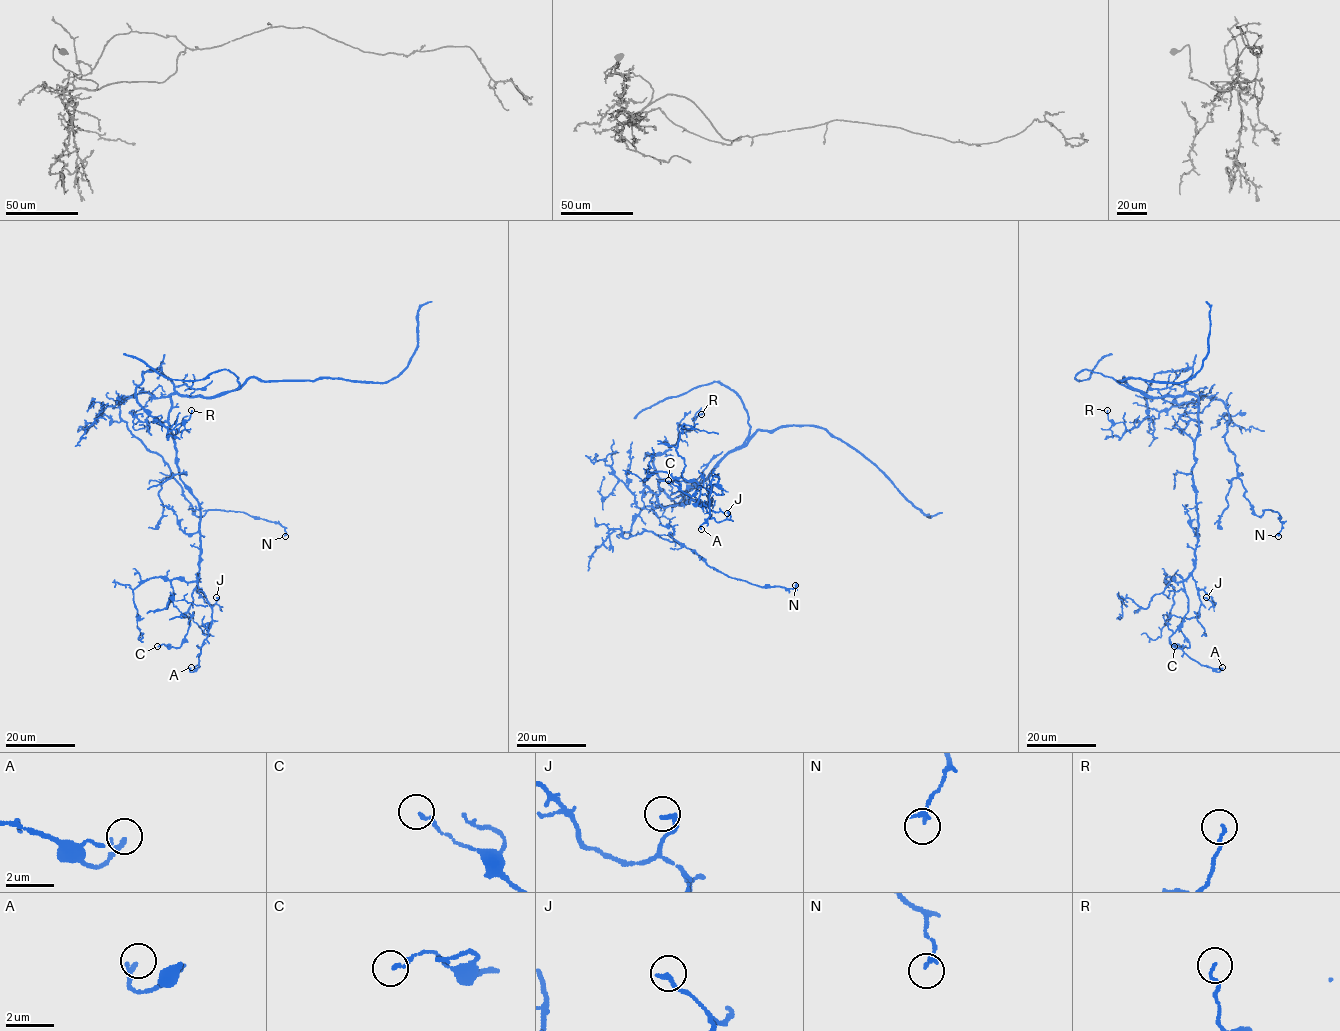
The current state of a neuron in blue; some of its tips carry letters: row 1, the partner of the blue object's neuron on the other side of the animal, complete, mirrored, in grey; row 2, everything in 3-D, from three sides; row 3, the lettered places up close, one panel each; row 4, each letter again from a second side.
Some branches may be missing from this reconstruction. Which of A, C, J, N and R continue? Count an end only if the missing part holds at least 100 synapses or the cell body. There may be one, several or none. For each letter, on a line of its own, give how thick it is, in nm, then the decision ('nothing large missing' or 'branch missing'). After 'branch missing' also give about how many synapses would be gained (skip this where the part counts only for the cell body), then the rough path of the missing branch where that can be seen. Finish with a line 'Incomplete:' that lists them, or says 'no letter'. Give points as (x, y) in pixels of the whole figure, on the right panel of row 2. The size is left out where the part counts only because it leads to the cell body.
A: calibre 190 nm; nothing large missing
C: calibre 130 nm; nothing large missing
J: calibre 180 nm; nothing large missing
N: calibre 190 nm; nothing large missing
R: calibre 100 nm; nothing large missing
Incomplete: no letter

